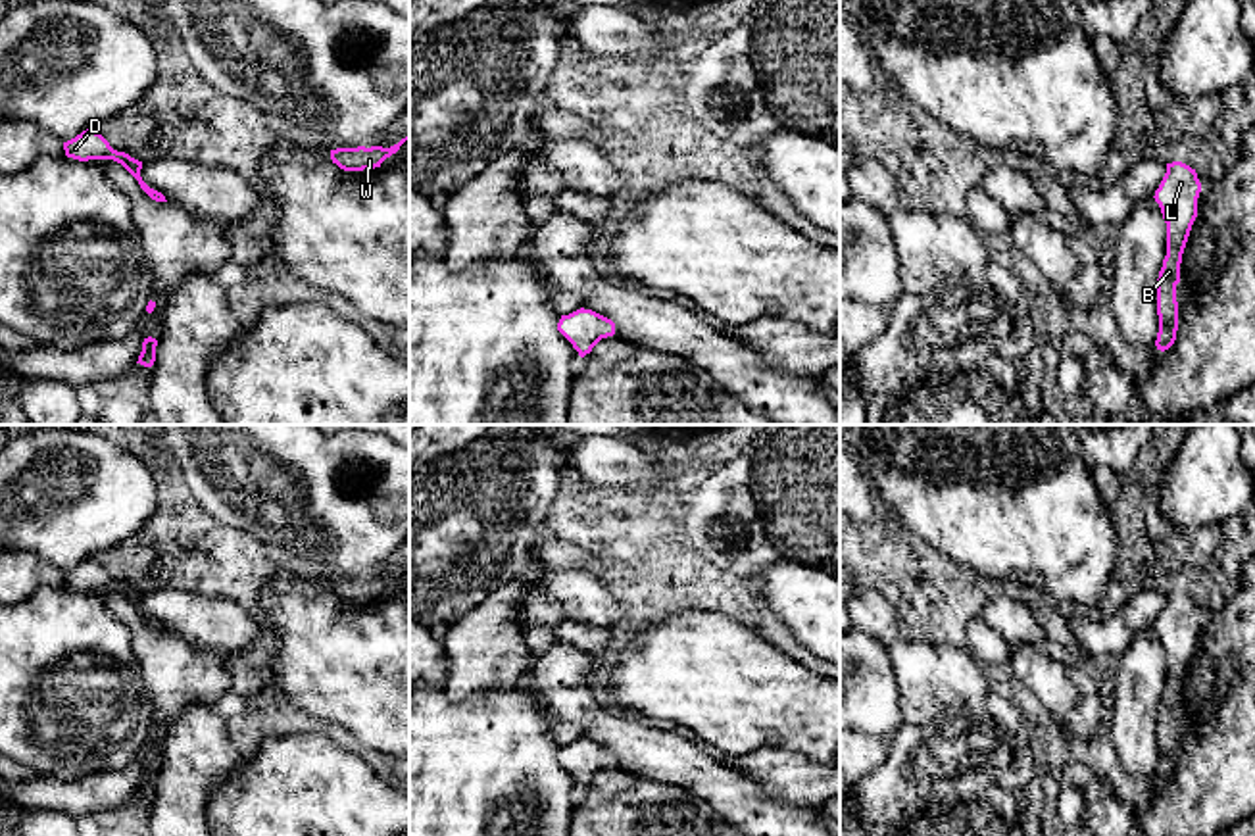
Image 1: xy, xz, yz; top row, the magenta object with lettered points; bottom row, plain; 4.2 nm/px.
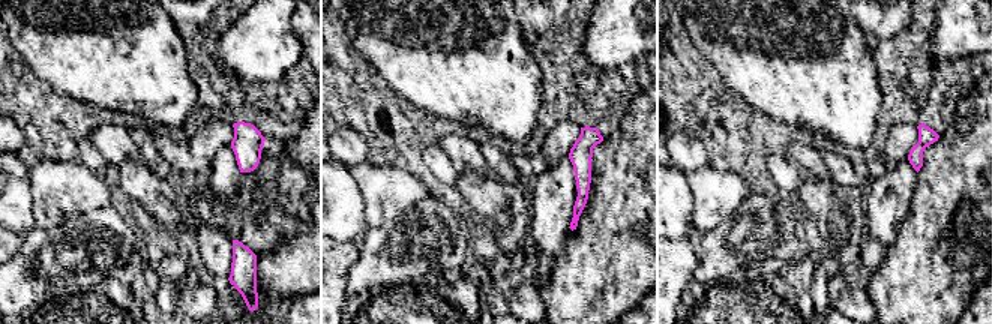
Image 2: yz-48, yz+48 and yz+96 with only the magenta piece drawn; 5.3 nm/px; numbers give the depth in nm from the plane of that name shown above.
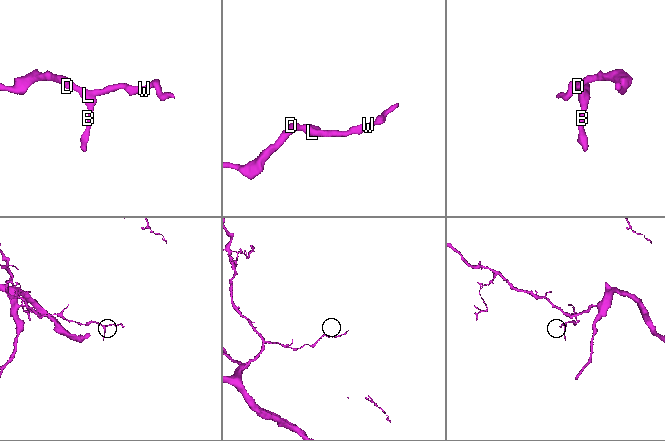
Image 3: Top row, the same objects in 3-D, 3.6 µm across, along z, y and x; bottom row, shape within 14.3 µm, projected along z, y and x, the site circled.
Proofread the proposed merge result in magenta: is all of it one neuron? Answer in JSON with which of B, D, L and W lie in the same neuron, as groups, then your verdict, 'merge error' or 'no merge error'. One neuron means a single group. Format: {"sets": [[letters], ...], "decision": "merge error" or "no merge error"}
{"sets": [["B", "D", "L", "W"]], "decision": "no merge error"}

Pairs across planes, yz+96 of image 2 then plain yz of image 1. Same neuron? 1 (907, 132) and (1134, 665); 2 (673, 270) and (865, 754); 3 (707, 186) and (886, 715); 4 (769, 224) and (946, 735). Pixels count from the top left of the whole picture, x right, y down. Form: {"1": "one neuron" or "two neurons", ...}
{"1": "two neurons", "2": "one neuron", "3": "two neurons", "4": "one neuron"}

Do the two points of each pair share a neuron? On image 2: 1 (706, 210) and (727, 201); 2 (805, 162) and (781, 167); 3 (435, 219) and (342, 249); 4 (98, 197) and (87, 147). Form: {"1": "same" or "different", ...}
{"1": "same", "2": "different", "3": "different", "4": "different"}

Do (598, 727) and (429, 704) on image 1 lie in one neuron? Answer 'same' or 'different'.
different

